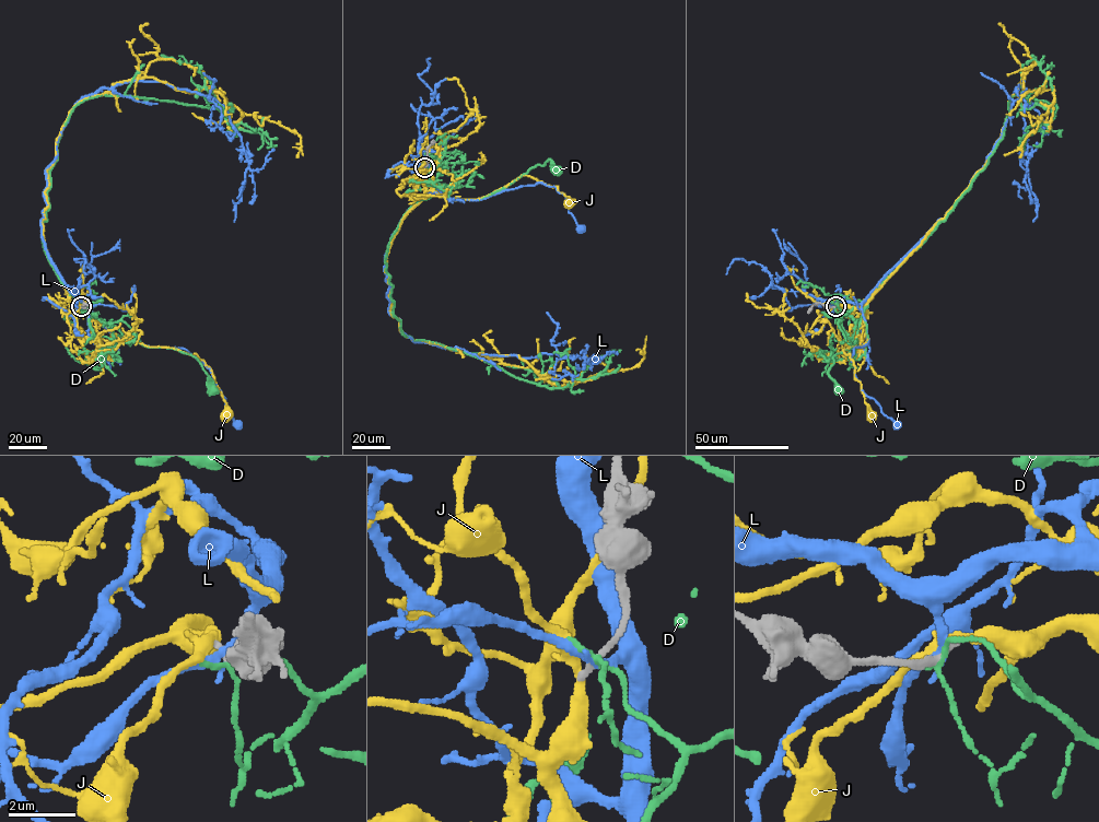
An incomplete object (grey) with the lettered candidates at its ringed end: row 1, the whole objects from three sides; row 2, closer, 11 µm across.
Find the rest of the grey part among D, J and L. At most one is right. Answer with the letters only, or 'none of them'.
none of them

